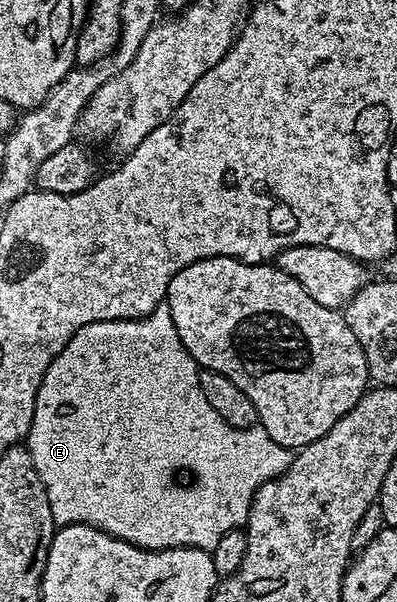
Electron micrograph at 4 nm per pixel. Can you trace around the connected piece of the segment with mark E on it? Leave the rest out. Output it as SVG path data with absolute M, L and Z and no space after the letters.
M166 303L161 304L142 320L91 322L77 331L75 338L71 338L71 342L63 346L63 350L51 362L51 366L47 366L47 374L43 374L41 385L37 388L27 447L35 462L35 470L47 490L47 502L51 502L54 525L86 524L152 552L164 548L212 550L218 544L219 538L223 538L223 534L236 528L244 529L249 523L251 502L259 486L275 476L283 475L294 457L294 453L279 446L279 442L275 442L265 428L236 428L223 422L223 418L215 414L211 402L207 402L207 397L203 395L199 366L181 344L179 330L175 330L175 318L171 318L171 310Z

